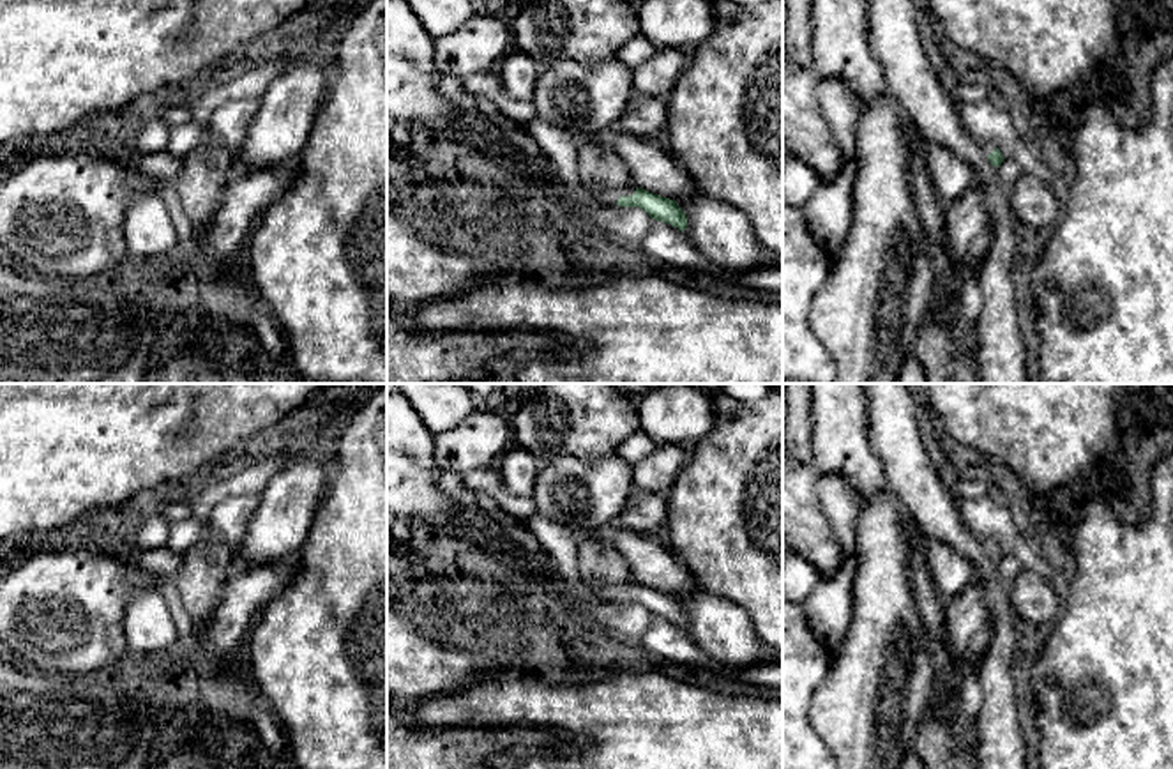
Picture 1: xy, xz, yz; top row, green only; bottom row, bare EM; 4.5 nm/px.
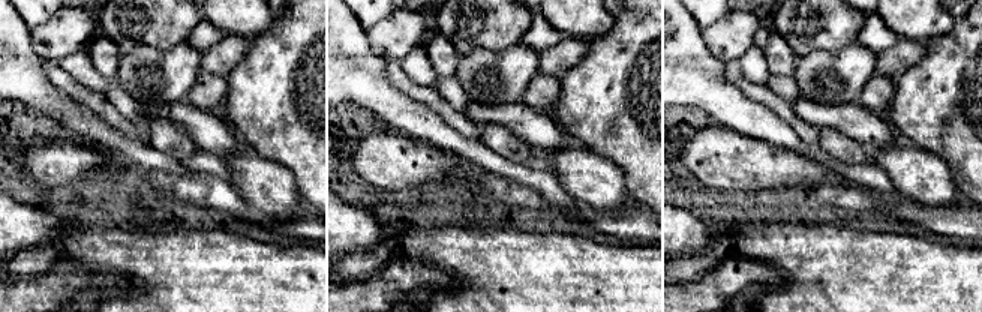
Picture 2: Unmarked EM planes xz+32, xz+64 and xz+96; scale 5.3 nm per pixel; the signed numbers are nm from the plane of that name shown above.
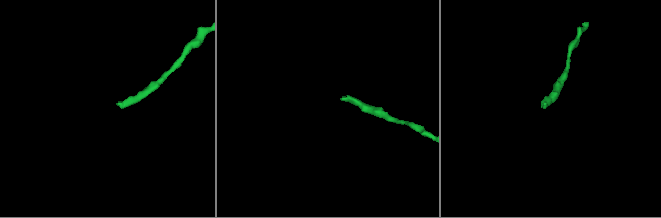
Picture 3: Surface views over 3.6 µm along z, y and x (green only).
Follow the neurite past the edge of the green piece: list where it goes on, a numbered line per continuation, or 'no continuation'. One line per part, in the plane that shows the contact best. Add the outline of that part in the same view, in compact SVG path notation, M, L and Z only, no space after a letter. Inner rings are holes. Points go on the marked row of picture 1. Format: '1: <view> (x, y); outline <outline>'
1: xz (608, 197); outline M632 184L618 189L592 191L592 194L601 205L617 205L617 200L620 196L631 196L634 193L636 193L636 187Z

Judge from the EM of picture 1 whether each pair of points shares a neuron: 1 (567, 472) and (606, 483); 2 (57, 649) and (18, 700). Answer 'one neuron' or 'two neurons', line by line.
1: one neuron
2: two neurons

